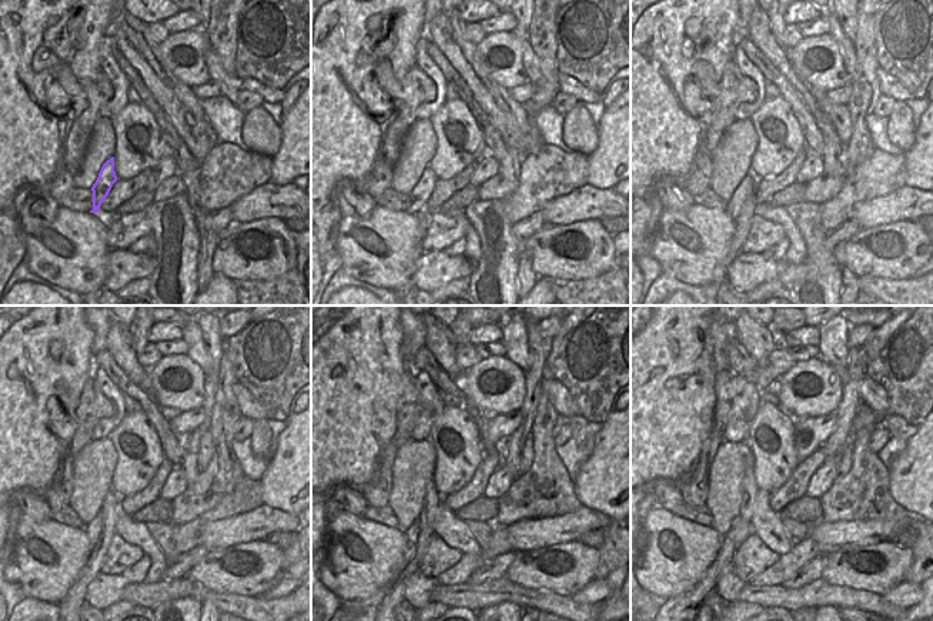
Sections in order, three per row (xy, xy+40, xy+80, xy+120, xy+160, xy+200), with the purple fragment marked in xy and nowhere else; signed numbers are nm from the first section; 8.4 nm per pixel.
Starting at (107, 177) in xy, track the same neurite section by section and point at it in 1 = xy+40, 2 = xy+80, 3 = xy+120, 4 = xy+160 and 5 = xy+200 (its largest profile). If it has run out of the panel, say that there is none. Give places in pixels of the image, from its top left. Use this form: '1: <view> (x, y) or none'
1: xy+40 (422, 190)
2: xy+80 (746, 187)
3: xy+120 (93, 528)
4: xy+160 (413, 531)
5: xy+200 (696, 594)

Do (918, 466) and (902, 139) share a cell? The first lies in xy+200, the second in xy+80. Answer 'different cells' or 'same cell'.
different cells

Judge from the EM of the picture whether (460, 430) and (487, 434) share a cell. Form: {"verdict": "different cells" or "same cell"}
{"verdict": "different cells"}

